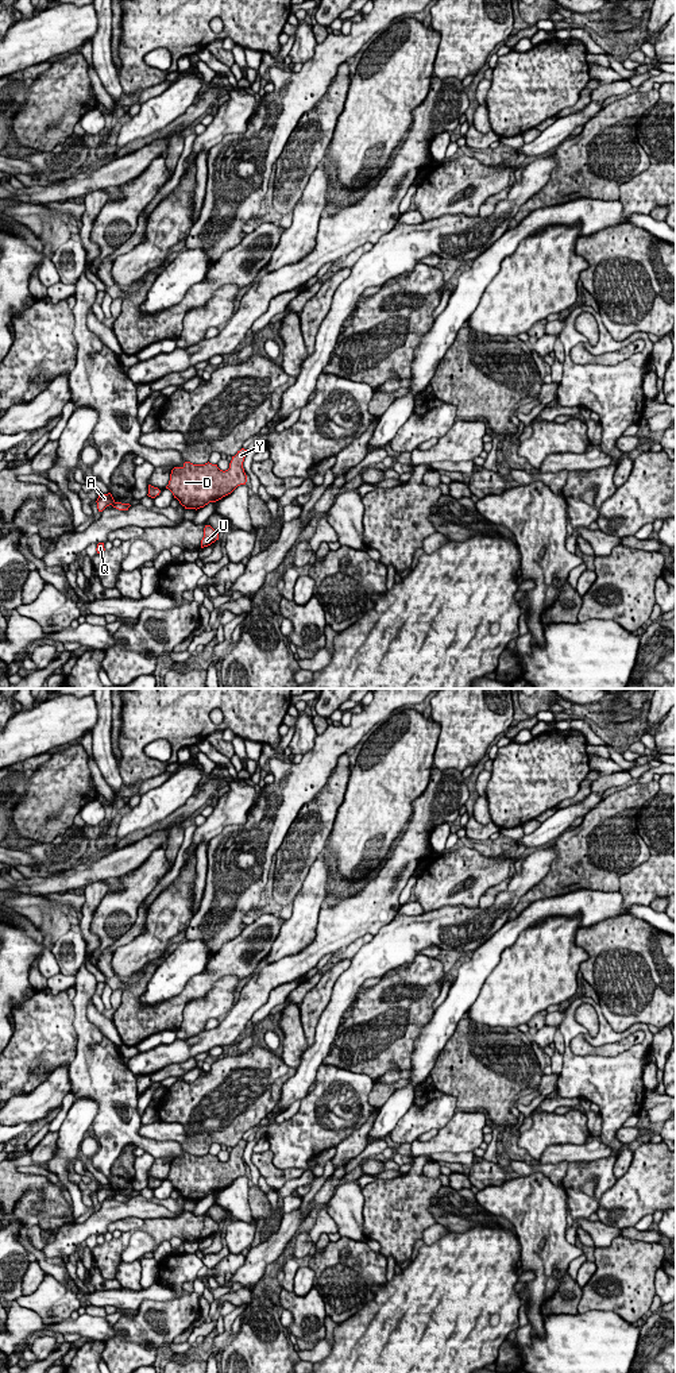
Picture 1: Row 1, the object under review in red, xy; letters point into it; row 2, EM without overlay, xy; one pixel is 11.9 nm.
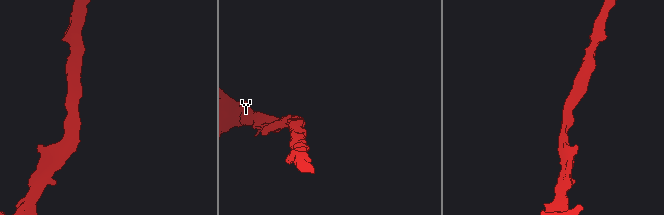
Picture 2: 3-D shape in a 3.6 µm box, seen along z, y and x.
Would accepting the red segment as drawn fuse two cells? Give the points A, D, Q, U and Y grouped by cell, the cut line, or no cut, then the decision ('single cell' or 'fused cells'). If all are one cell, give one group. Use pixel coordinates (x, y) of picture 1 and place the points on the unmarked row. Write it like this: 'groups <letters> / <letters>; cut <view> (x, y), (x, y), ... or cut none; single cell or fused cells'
groups A Q / D U Y; cut xy (115, 1194), (112, 1196); fused cells

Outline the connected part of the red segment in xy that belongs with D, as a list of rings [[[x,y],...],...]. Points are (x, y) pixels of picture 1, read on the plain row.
[[[244,1139],[237,1142],[225,1162],[209,1153],[205,1156],[185,1153],[182,1158],[171,1161],[166,1180],[185,1200],[204,1199],[231,1185],[237,1177],[246,1176],[247,1166],[243,1160],[246,1145]]]

